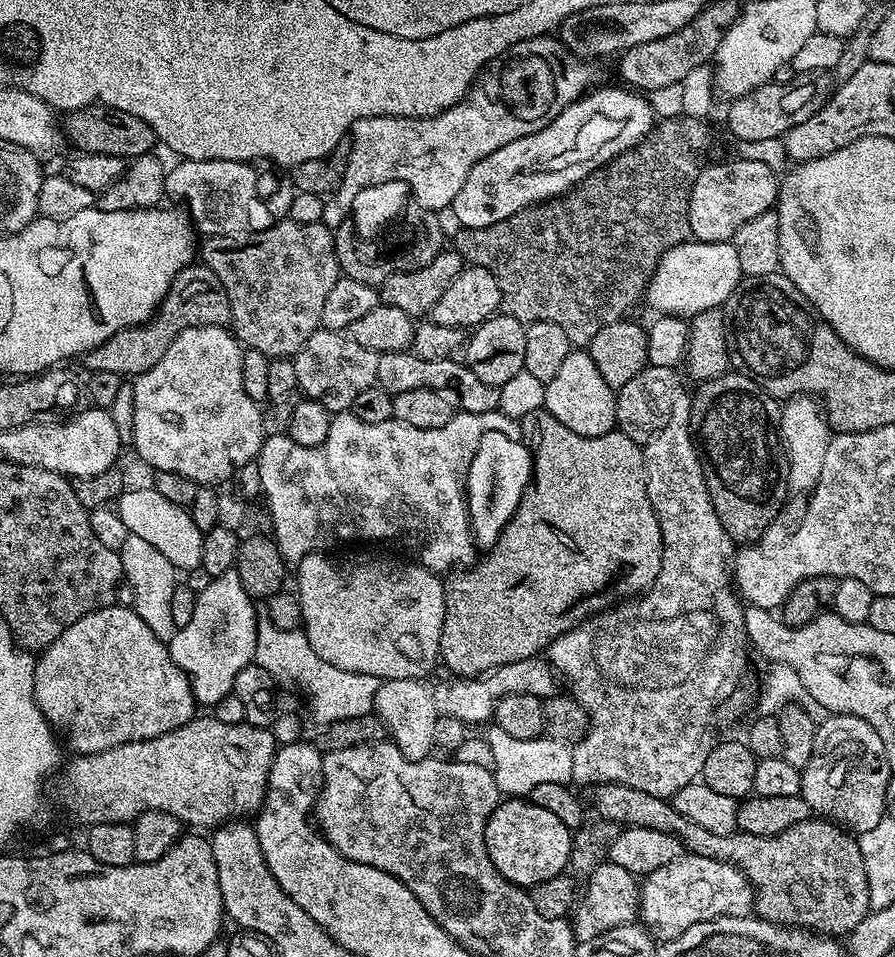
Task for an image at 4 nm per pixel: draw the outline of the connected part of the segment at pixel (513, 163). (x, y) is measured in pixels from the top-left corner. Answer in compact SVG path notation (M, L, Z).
M624 86L604 87L593 87L580 99L566 106L566 110L558 114L558 118L548 121L542 130L526 138L506 142L502 150L494 150L494 154L482 158L482 162L475 164L470 174L466 174L466 182L462 182L462 190L458 190L454 202L450 205L450 212L456 215L458 222L456 224L460 228L486 227L510 218L512 214L517 214L531 204L555 200L565 192L571 192L577 184L581 184L593 172L605 168L610 161L618 158L618 154L630 150L638 141L643 140L654 127L652 108L644 101L647 99L639 91L629 90Z

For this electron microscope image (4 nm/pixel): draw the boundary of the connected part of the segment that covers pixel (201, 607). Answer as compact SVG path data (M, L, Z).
M236 571L223 572L220 576L211 577L204 589L196 592L194 614L186 626L176 628L171 640L167 641L168 652L172 661L188 676L192 692L196 695L197 705L215 706L222 698L232 695L234 678L238 678L238 670L253 663L256 644L256 611L251 594L242 586Z

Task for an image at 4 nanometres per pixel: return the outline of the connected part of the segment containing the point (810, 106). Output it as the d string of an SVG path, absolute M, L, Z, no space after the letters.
M800 78L786 85L769 82L731 101L727 105L728 128L737 136L735 139L750 143L775 141L794 126L806 122L806 118L813 116L824 105L826 99L826 92L823 92L812 80L815 79Z

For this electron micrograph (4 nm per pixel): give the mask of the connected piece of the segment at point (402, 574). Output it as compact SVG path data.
M312 552L304 556L298 562L298 576L294 592L300 597L301 612L303 618L302 629L309 636L310 644L317 654L321 656L330 666L338 670L354 671L358 674L370 674L377 677L381 682L386 680L424 680L435 670L440 660L440 643L442 642L442 622L446 614L446 602L444 601L445 581L437 573L430 571L419 562L412 564L399 564L396 560L368 560L365 564L356 564L349 572L343 572L334 561L331 555Z

